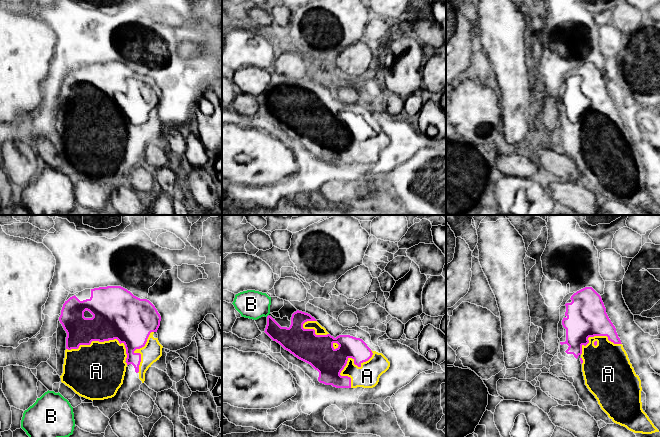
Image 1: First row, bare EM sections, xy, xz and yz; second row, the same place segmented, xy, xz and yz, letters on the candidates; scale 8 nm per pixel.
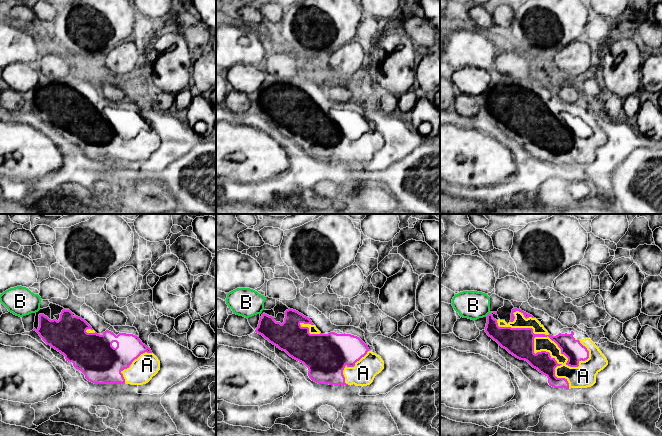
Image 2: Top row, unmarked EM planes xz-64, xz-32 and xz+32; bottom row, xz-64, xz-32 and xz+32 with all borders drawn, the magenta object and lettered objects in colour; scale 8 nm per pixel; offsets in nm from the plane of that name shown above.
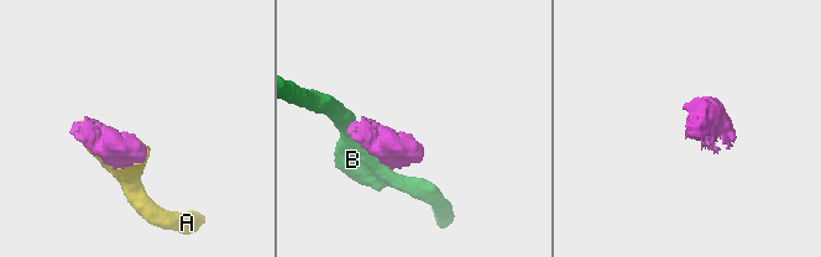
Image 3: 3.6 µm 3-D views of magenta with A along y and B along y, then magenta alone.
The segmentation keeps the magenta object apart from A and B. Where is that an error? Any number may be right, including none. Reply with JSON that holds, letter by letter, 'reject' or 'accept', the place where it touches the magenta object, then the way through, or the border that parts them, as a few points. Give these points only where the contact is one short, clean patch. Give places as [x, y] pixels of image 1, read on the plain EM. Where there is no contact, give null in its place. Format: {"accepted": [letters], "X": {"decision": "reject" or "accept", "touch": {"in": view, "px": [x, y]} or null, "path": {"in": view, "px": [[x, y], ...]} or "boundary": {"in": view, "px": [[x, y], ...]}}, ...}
{"accepted": ["A"], "A": {"decision": "accept", "touch": {"in": "xy", "px": [101, 117]}}, "B": {"decision": "reject", "touch": null}}

